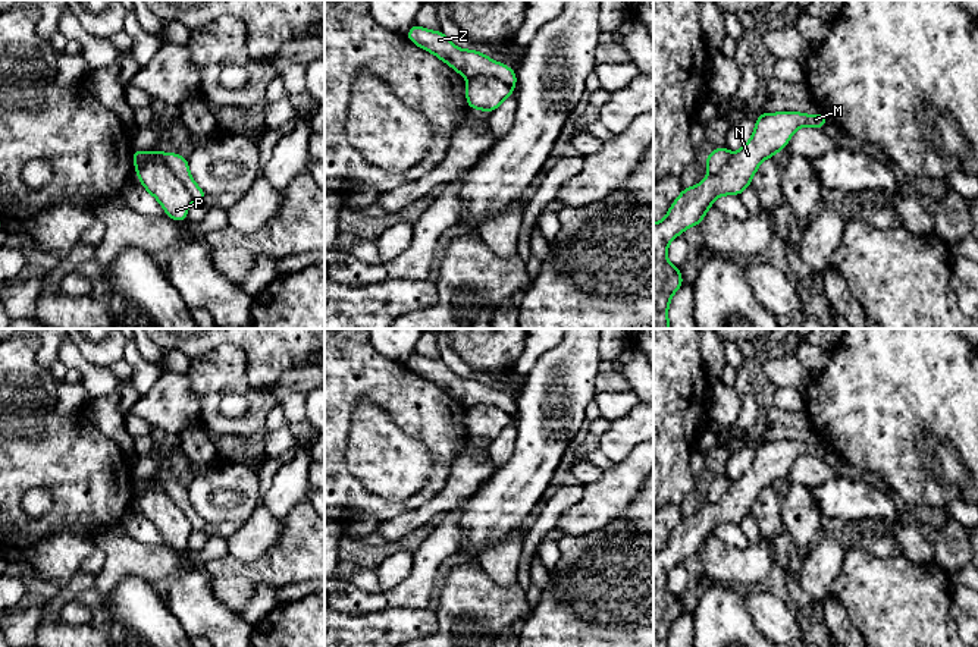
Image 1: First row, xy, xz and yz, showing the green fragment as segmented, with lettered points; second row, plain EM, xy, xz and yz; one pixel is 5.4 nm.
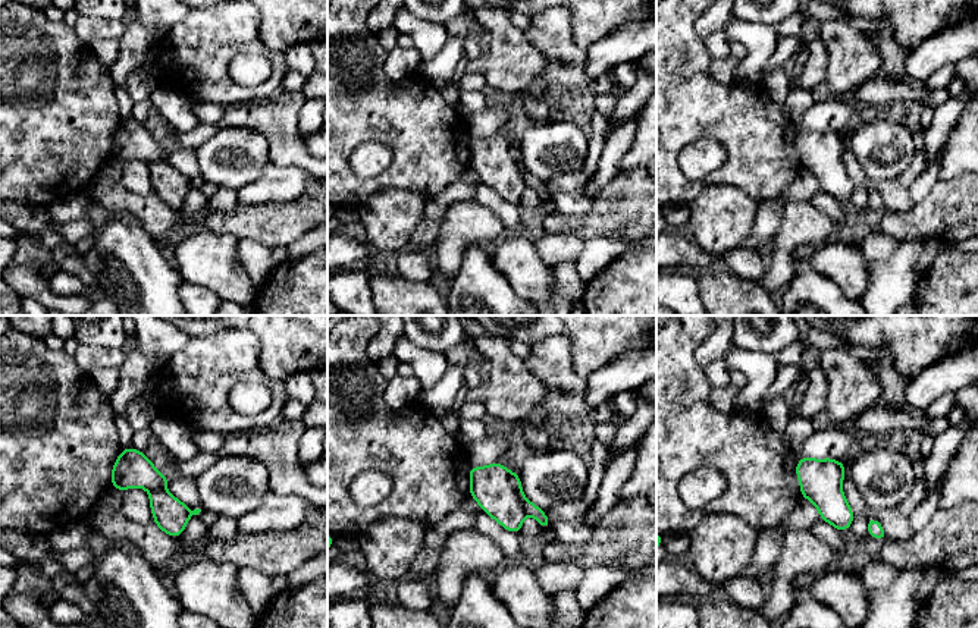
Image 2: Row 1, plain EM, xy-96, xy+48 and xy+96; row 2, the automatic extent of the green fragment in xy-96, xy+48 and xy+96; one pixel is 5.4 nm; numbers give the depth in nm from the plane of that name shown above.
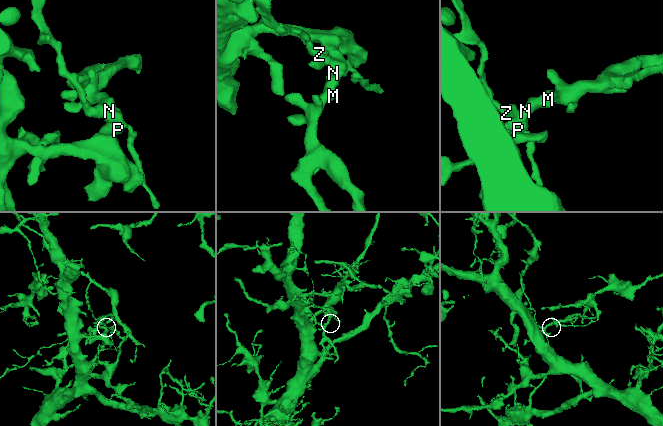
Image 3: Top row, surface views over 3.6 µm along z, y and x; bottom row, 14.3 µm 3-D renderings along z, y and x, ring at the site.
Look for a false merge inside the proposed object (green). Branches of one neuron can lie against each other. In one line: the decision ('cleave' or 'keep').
cleave

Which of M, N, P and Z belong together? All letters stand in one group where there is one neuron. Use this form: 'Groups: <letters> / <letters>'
Groups: M N P / Z

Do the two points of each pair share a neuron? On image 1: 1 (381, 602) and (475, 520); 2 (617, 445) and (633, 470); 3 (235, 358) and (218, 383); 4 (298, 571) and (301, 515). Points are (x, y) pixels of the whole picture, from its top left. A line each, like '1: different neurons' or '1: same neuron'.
1: different neurons
2: different neurons
3: same neuron
4: same neuron

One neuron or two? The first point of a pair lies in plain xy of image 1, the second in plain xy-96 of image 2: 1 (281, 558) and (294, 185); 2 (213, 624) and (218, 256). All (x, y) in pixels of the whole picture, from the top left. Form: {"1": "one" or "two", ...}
{"1": "two", "2": "one"}

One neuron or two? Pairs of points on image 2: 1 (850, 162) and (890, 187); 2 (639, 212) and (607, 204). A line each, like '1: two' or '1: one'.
1: one
2: one

